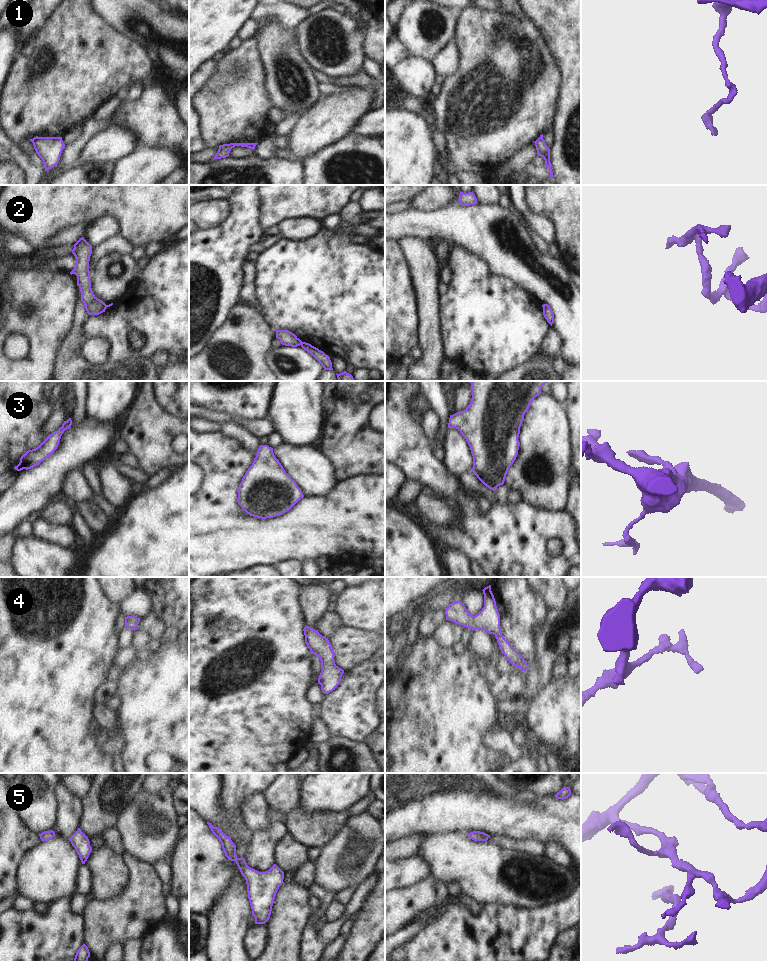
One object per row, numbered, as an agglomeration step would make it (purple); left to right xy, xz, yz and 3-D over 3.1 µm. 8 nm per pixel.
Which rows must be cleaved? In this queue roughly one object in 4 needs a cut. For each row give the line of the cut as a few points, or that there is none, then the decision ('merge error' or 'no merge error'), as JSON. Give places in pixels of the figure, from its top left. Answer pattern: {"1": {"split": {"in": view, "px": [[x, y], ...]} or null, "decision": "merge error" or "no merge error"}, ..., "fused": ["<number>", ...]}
{"1": {"split": null, "decision": "no merge error"}, "2": {"split": {"in": "xz", "px": [[303, 342], [301, 345]]}, "decision": "merge error"}, "3": {"split": null, "decision": "no merge error"}, "4": {"split": null, "decision": "no merge error"}, "5": {"split": null, "decision": "no merge error"}, "fused": ["2"]}

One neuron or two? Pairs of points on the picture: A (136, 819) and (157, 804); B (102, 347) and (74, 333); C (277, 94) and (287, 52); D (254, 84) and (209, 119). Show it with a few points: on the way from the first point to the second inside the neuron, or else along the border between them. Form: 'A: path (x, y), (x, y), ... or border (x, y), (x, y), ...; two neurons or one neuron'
A: path (141, 819), (152, 809); one neuron
B: border (83, 341), (80, 354), (93, 363); two neurons
C: path (286, 84), (286, 62); one neuron
D: path (243, 93), (220, 116); one neuron

